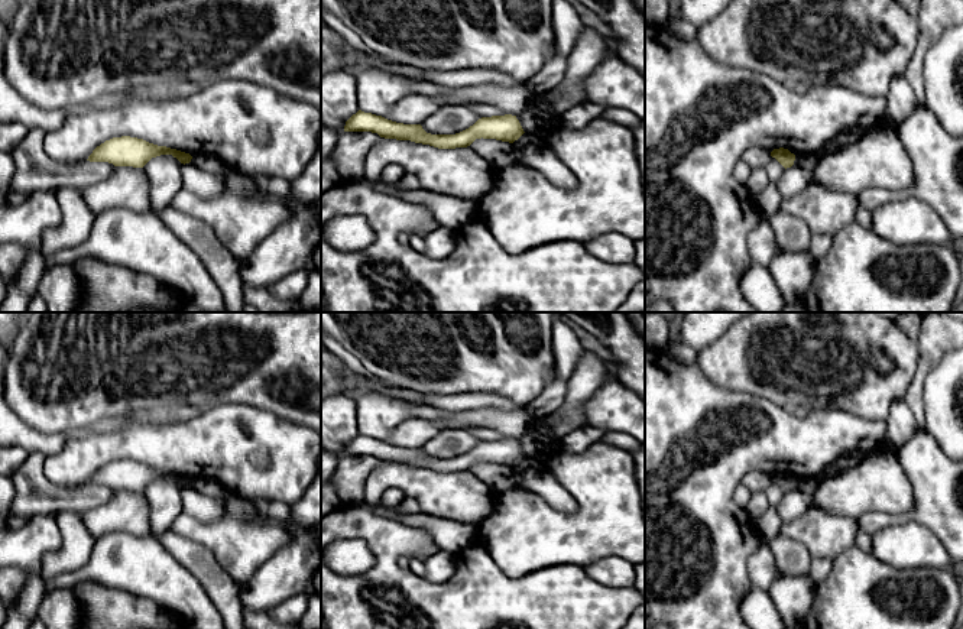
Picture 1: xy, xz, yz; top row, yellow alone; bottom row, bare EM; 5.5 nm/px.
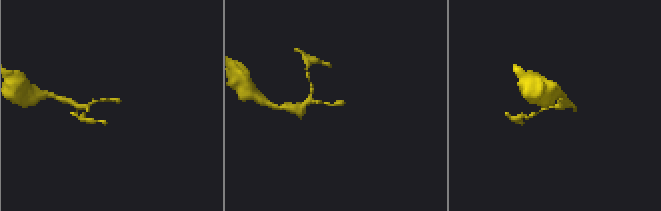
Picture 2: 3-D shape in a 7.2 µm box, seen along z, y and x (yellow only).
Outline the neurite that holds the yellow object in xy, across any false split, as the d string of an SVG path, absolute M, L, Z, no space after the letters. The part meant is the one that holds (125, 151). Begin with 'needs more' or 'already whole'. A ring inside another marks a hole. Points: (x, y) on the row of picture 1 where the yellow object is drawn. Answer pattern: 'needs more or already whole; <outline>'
already whole; M121 136L106 140L97 146L87 161L108 162L114 166L143 168L152 158L160 155L172 155L184 165L192 159L189 153L176 149L158 146L137 137Z

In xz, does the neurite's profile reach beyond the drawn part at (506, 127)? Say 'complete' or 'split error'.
complete

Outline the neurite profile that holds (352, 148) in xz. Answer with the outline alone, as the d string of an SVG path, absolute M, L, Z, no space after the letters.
M340 132L333 161L344 182L363 179L367 153L380 139L372 132Z

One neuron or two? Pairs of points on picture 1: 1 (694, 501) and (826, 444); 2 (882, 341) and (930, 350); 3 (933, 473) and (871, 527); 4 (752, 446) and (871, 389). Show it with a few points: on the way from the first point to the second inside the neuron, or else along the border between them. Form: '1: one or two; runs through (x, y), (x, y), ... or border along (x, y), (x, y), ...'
1: one; runs through (728, 467), (752, 444), (793, 444)
2: two; border along (917, 340), (917, 369), (910, 381)
3: one; runs through (931, 493), (910, 515), (891, 519)
4: two; border along (795, 412), (807, 409), (846, 409), (862, 418)

